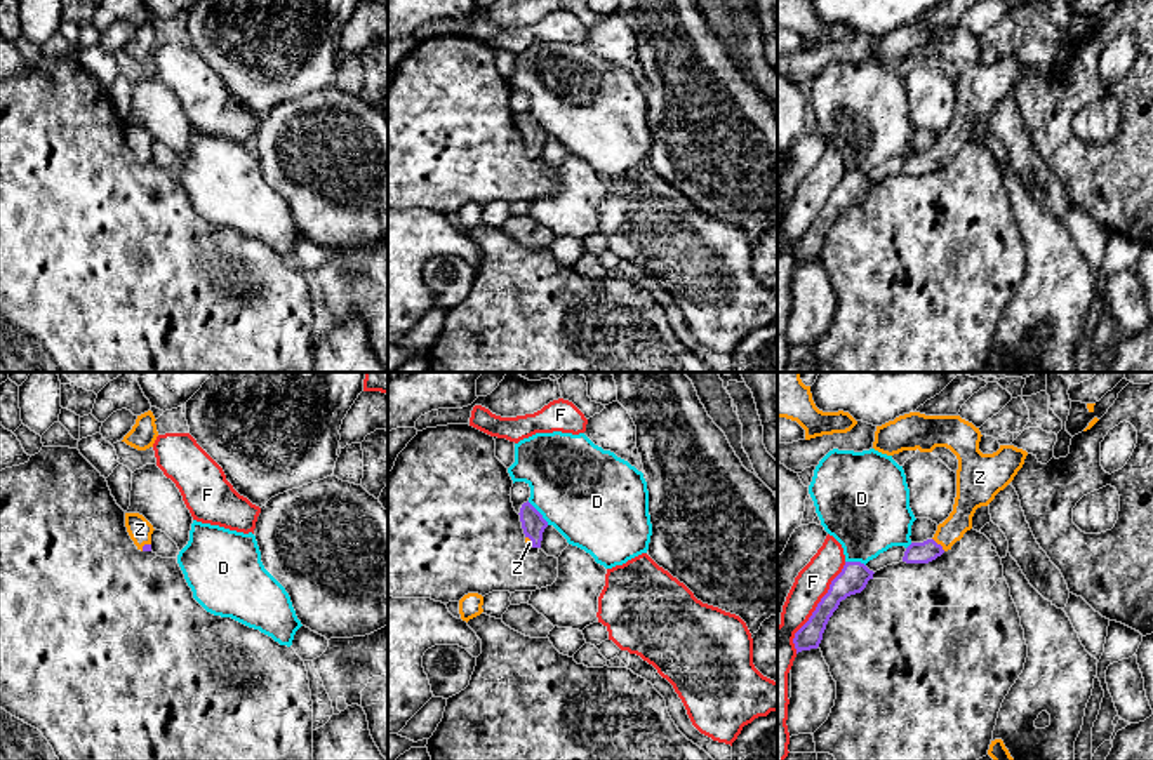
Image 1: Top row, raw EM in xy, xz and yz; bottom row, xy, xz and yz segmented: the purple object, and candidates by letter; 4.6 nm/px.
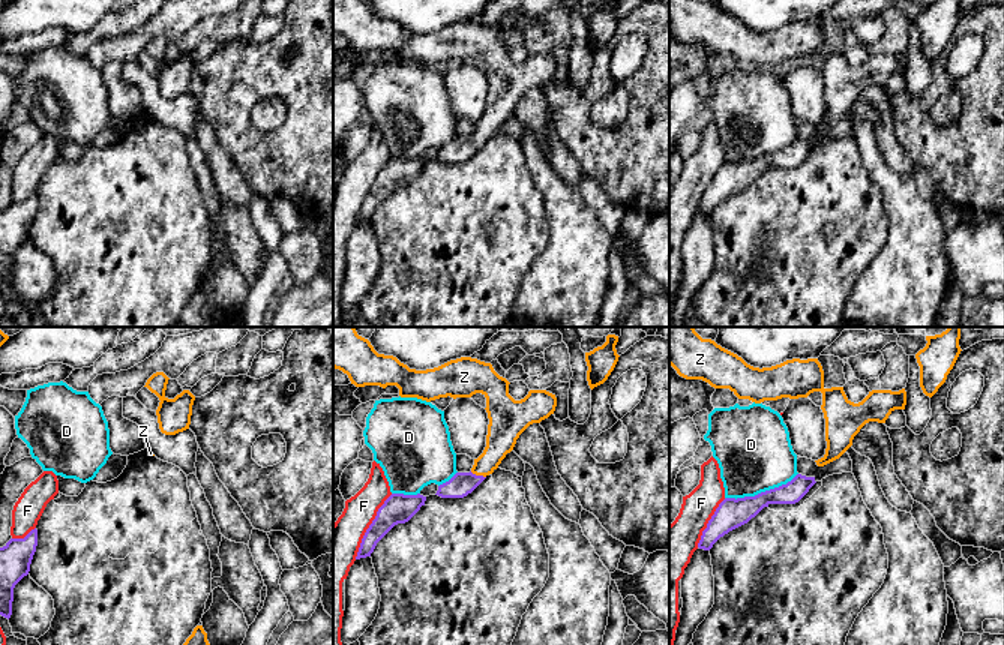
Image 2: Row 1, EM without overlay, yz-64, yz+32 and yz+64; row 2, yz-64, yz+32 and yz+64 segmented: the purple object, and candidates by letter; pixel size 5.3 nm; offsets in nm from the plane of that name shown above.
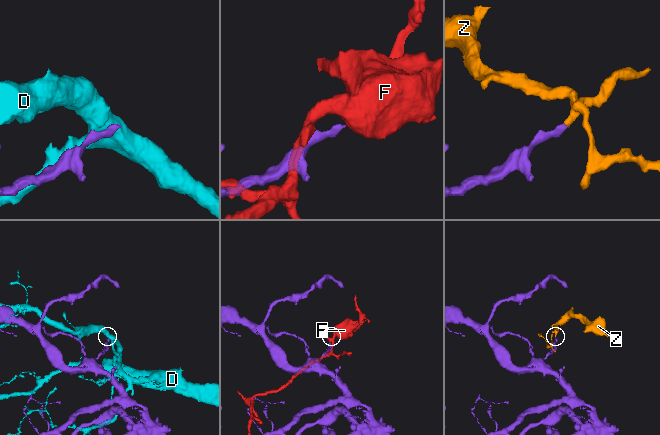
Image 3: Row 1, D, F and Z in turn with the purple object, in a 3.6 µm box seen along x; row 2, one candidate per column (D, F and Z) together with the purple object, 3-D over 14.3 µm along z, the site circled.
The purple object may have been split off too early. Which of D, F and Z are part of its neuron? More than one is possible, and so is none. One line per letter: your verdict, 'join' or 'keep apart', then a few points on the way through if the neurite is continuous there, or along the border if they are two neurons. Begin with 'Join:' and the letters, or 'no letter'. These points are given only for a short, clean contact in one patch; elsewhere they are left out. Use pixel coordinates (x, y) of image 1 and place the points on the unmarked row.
Join: Z
D: keep apart
F: keep apart
Z: join; way yz (929, 160), (939, 155), (960, 131), (967, 110)

